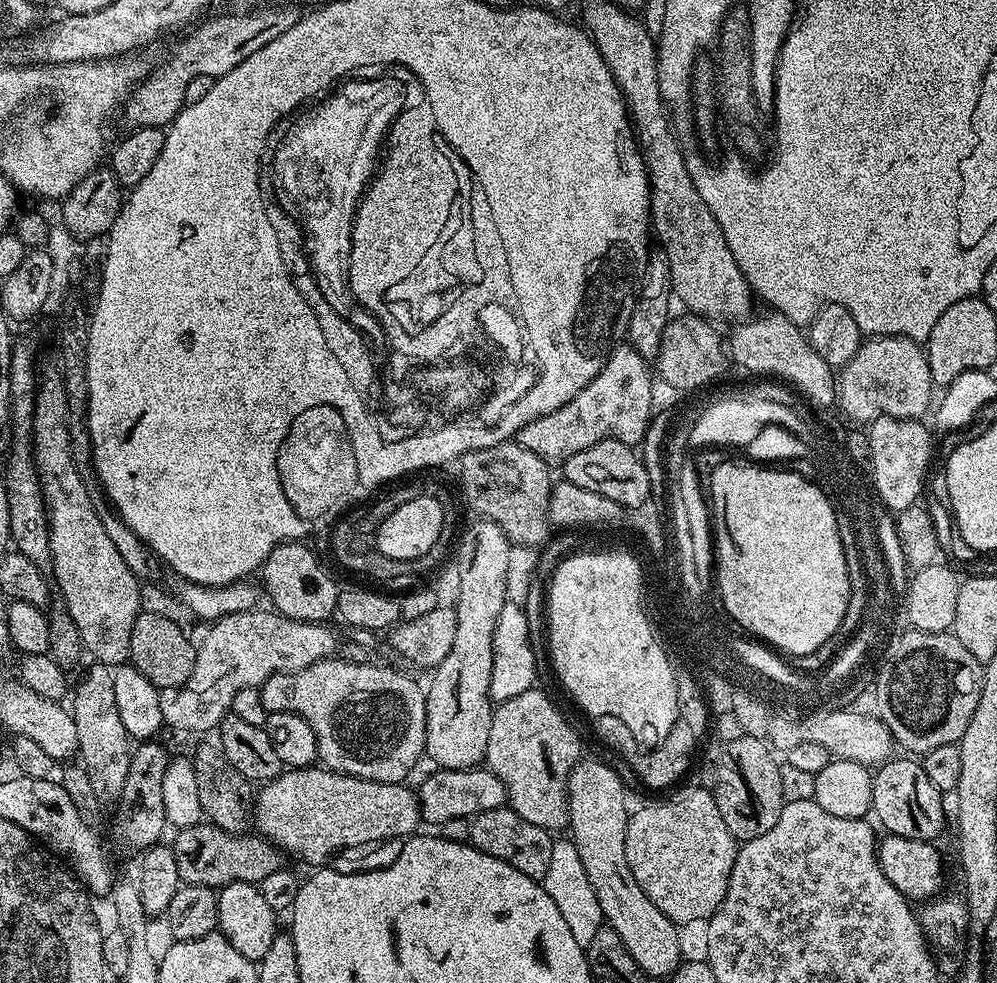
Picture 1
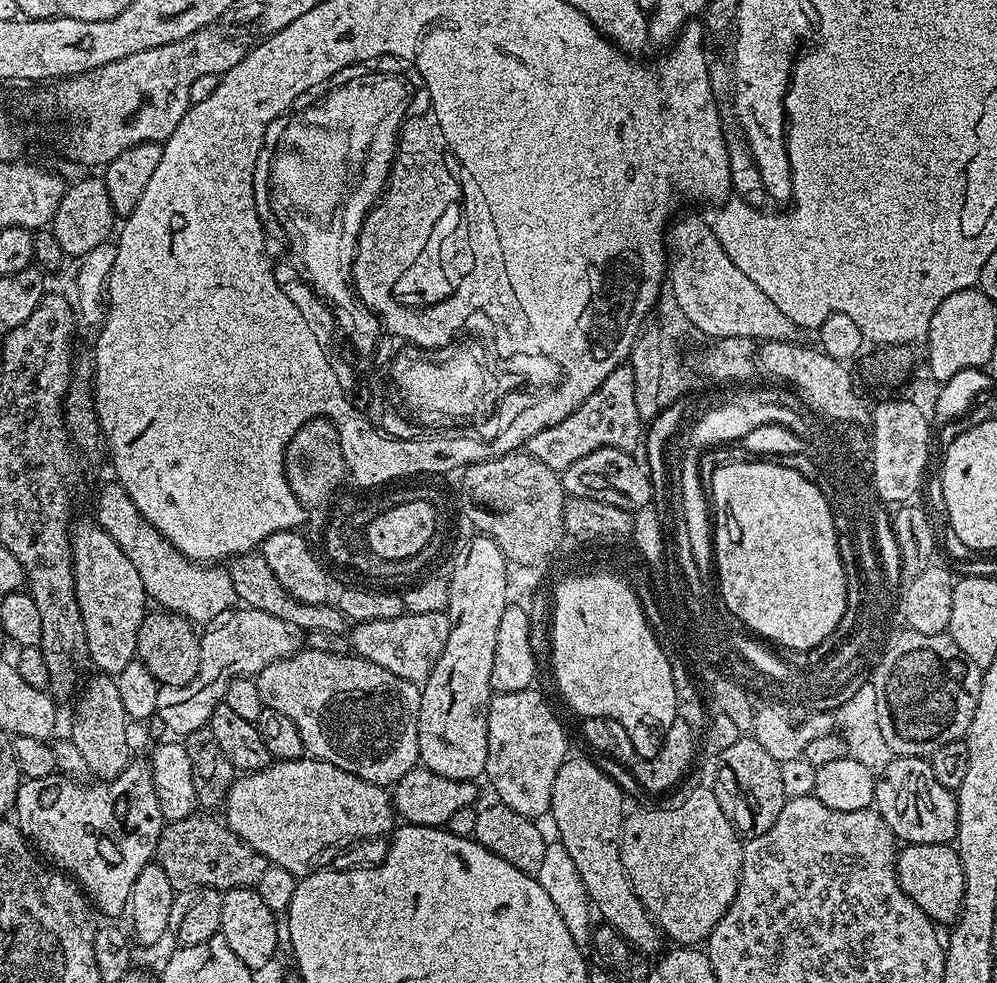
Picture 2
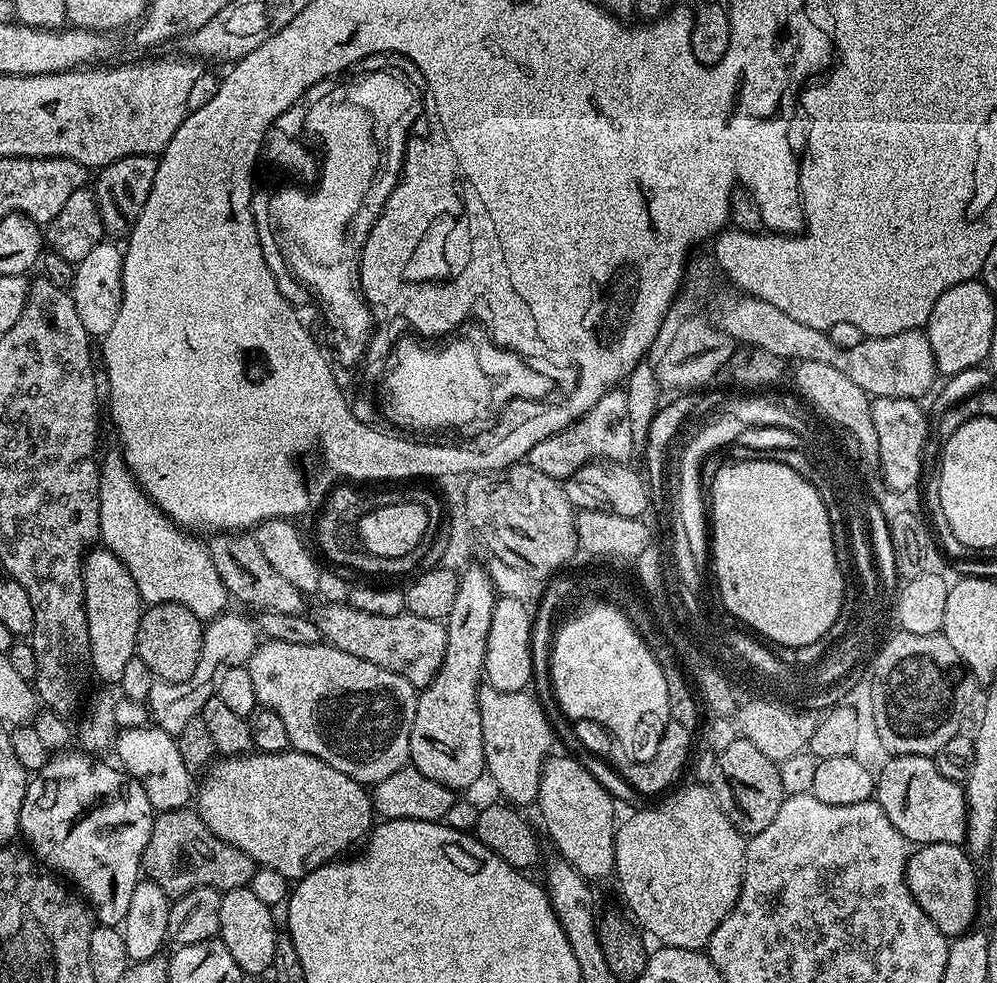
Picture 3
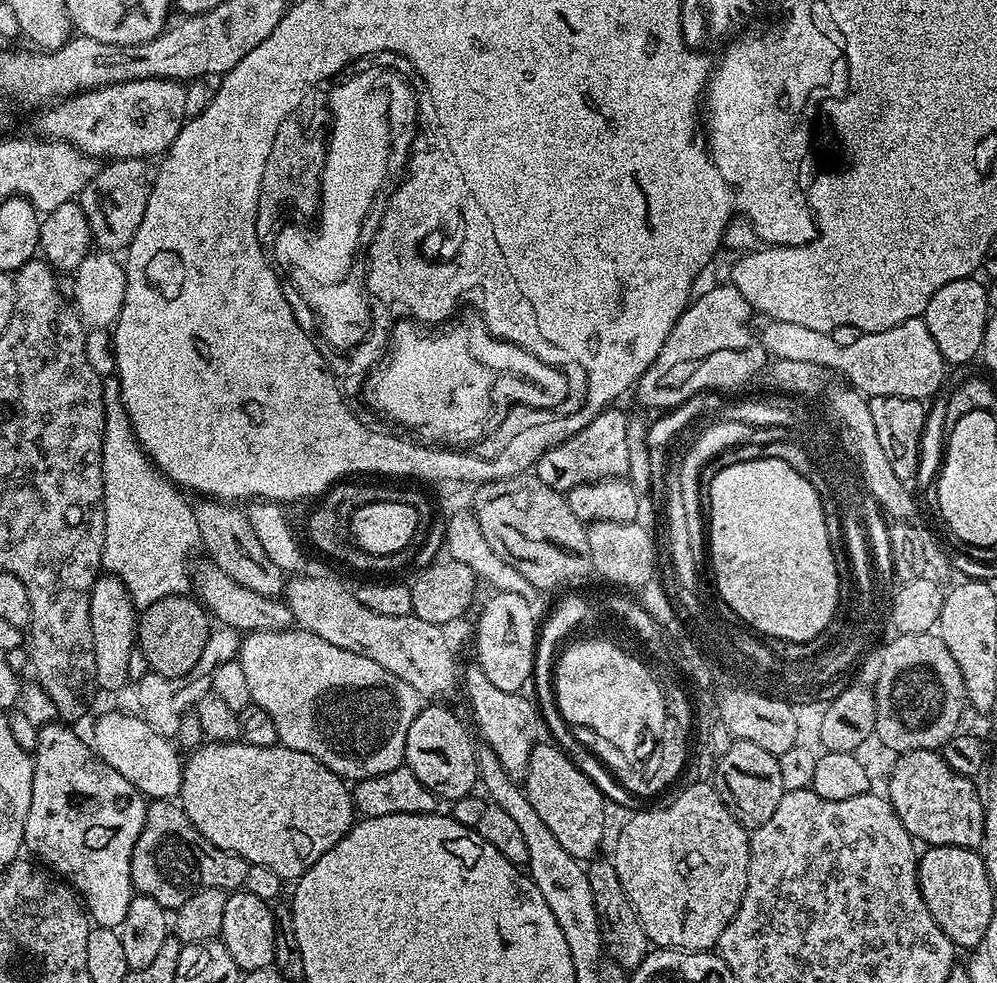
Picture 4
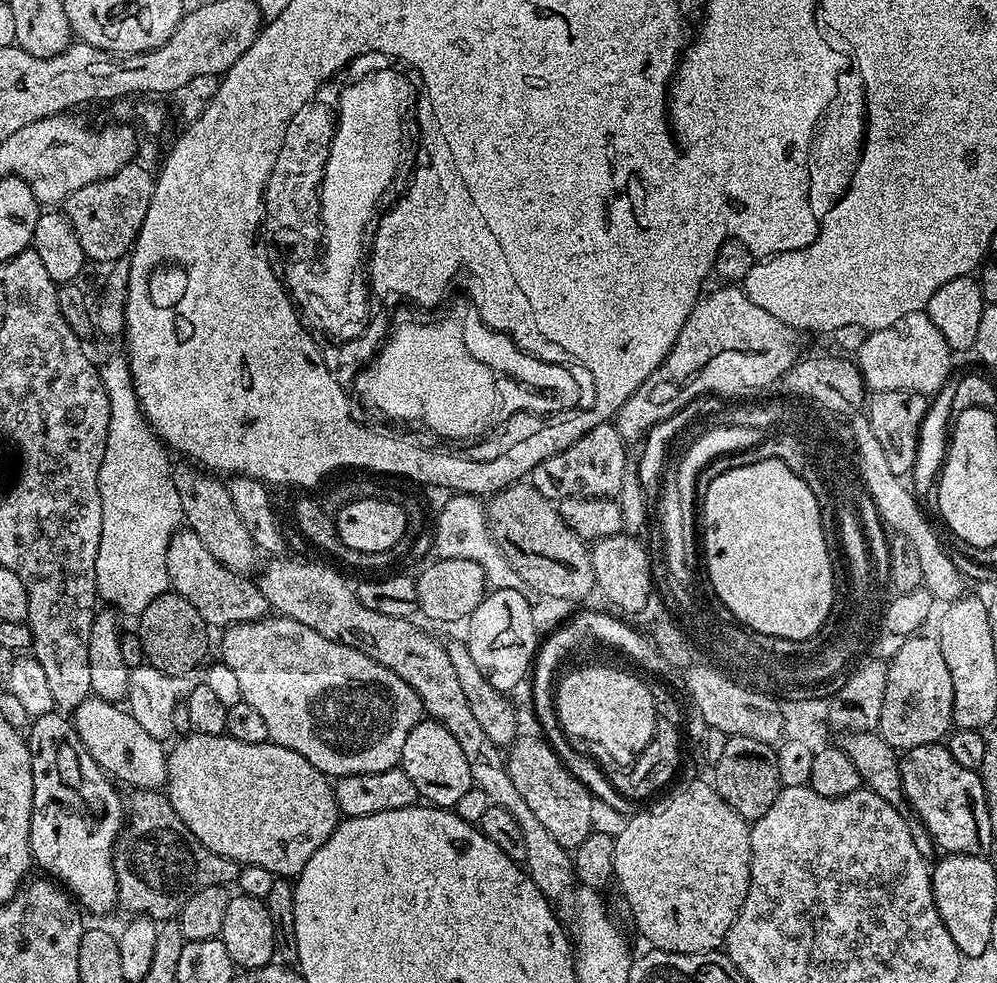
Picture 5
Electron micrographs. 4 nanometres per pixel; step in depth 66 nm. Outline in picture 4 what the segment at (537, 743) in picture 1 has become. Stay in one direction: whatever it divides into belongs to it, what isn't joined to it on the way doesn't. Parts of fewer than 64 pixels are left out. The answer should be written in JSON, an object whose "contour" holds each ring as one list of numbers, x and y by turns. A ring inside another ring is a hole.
{"contour":[[475,662,469,664,469,668,465,672,463,669,462,672,462,688,468,691,468,704,472,707,473,721,471,720,471,723,479,739,490,750,494,750,494,754,498,756,498,762,502,764,505,771,513,778,523,777,528,770,530,754,538,743,538,737,536,737,537,705,531,699,528,701,520,692,498,690,498,686,494,686,494,682,486,678,479,664]]}

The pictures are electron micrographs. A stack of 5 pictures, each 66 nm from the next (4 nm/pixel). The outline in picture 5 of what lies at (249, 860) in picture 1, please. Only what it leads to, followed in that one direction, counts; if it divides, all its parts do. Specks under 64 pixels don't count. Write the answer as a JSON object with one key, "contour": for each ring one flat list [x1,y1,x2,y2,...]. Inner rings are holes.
{"contour":[[141,788,130,796,126,827,116,838,112,865,116,871,116,899,128,914,150,916,157,922,179,917,182,906,206,886,235,885,241,865,214,854,174,814,163,791]]}

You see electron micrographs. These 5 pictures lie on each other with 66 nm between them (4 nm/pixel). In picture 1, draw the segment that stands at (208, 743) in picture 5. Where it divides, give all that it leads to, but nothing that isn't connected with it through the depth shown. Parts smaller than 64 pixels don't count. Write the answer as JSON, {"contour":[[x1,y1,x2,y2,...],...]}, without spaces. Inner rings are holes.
{"contour":[[323,766,293,768,281,771,274,780,267,781,264,788,255,793,252,818,254,828,265,840,275,844,289,857,297,856,312,866,320,866,343,848,356,848,359,844,376,844,379,840,392,840,395,836,408,838,421,827,420,806,417,795,408,789,407,783,383,784,333,772]]}

